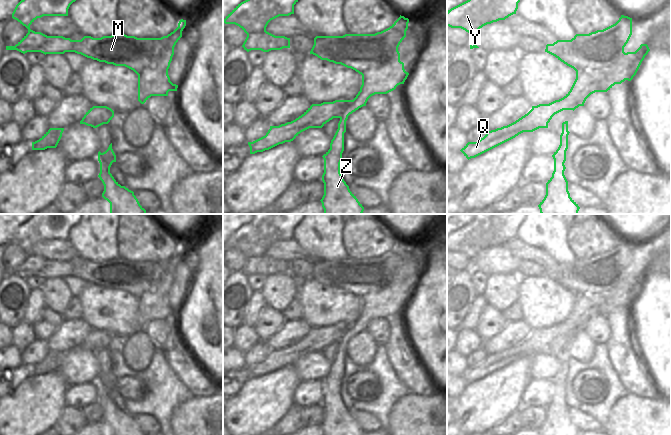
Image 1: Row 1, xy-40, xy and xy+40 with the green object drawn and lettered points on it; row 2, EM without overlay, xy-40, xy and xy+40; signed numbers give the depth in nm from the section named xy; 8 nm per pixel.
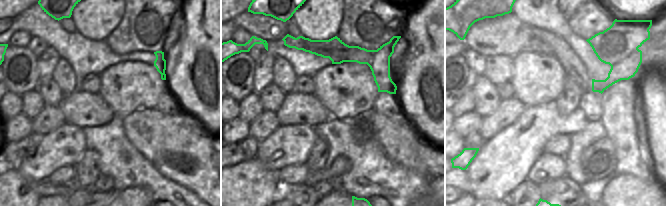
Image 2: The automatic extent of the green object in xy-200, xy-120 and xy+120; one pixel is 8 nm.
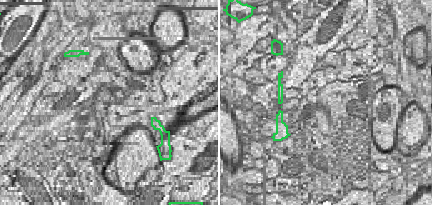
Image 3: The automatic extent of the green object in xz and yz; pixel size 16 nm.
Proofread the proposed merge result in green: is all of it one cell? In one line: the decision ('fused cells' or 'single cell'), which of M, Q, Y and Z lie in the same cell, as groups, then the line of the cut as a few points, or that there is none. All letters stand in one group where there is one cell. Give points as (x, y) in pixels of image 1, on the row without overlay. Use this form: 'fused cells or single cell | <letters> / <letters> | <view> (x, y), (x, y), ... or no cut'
fused cells | M Q Y / Z | xy (347, 339), (339, 341)

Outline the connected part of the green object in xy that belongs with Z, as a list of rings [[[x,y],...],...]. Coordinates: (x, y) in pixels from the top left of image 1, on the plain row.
[[[348,340],[340,341],[330,373],[322,380],[324,383],[322,399],[324,419],[320,425],[324,435],[364,435],[364,431],[350,415],[340,397],[347,343]]]

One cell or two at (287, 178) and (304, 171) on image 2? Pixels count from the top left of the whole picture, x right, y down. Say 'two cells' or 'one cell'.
one cell

